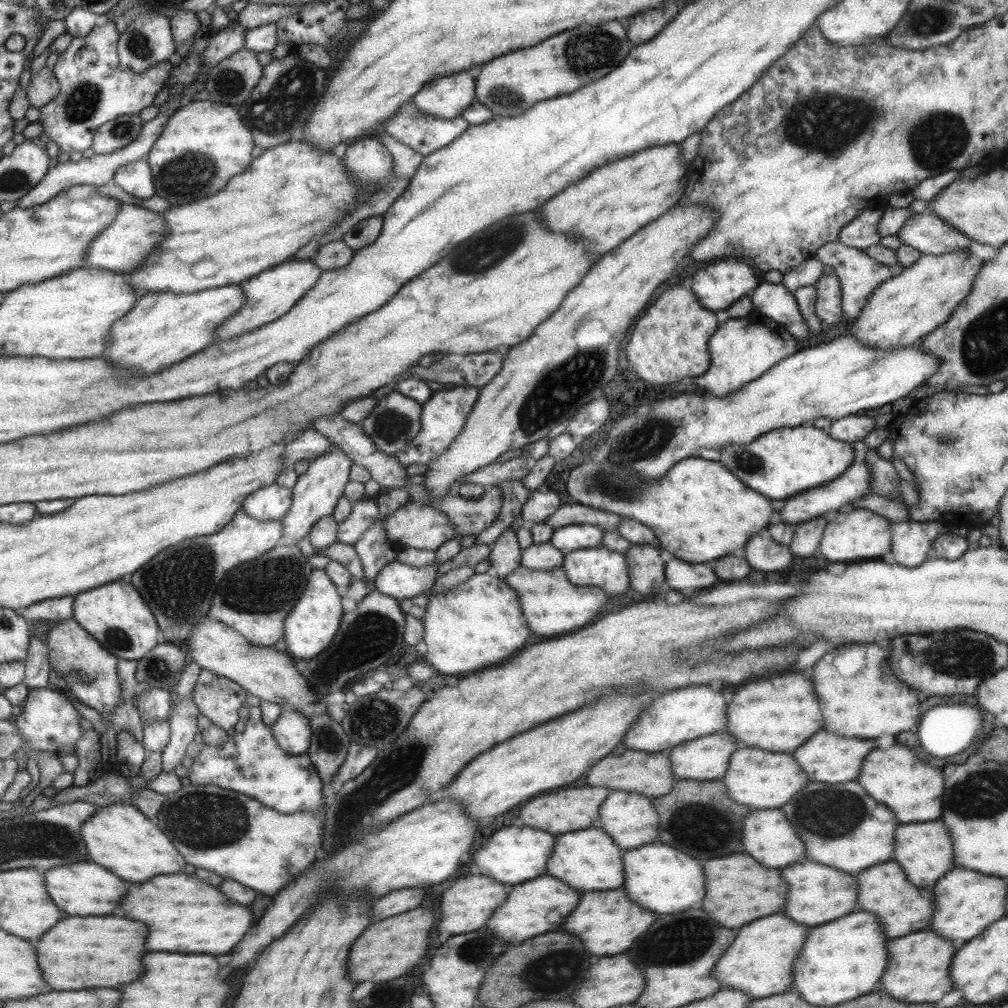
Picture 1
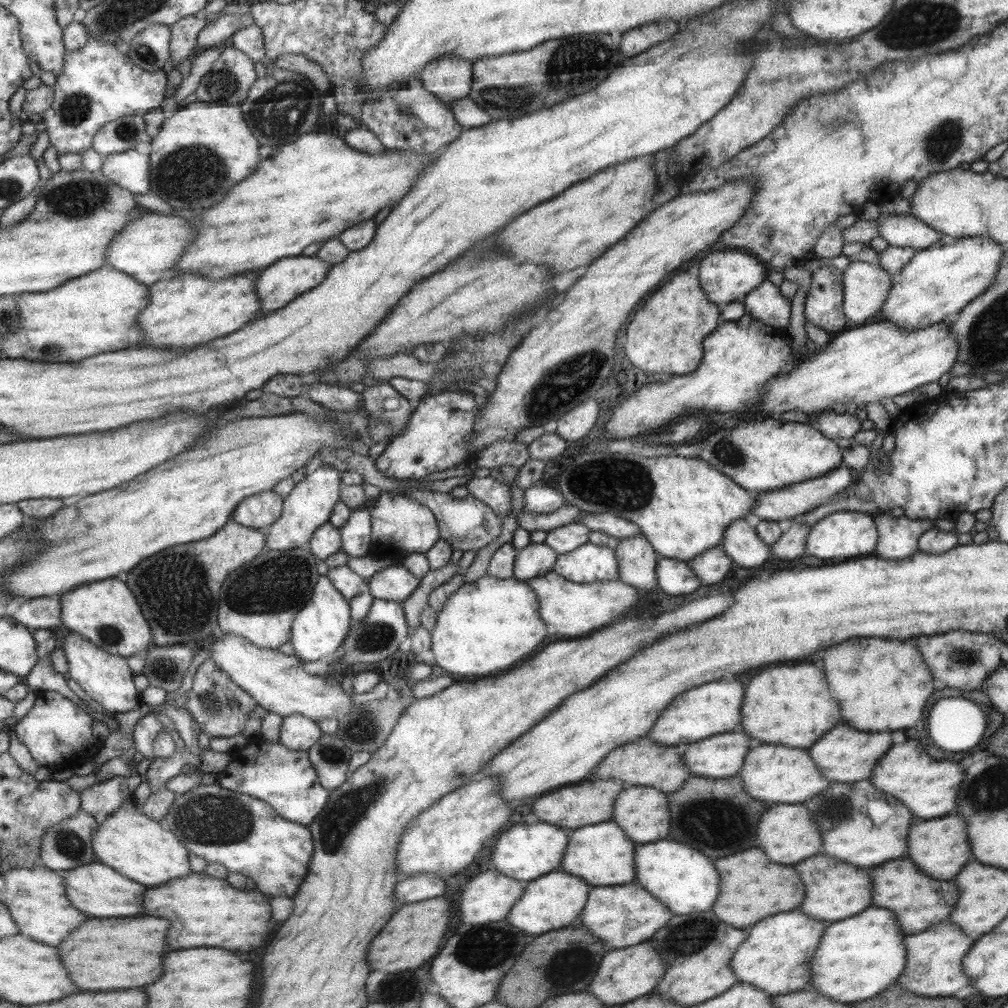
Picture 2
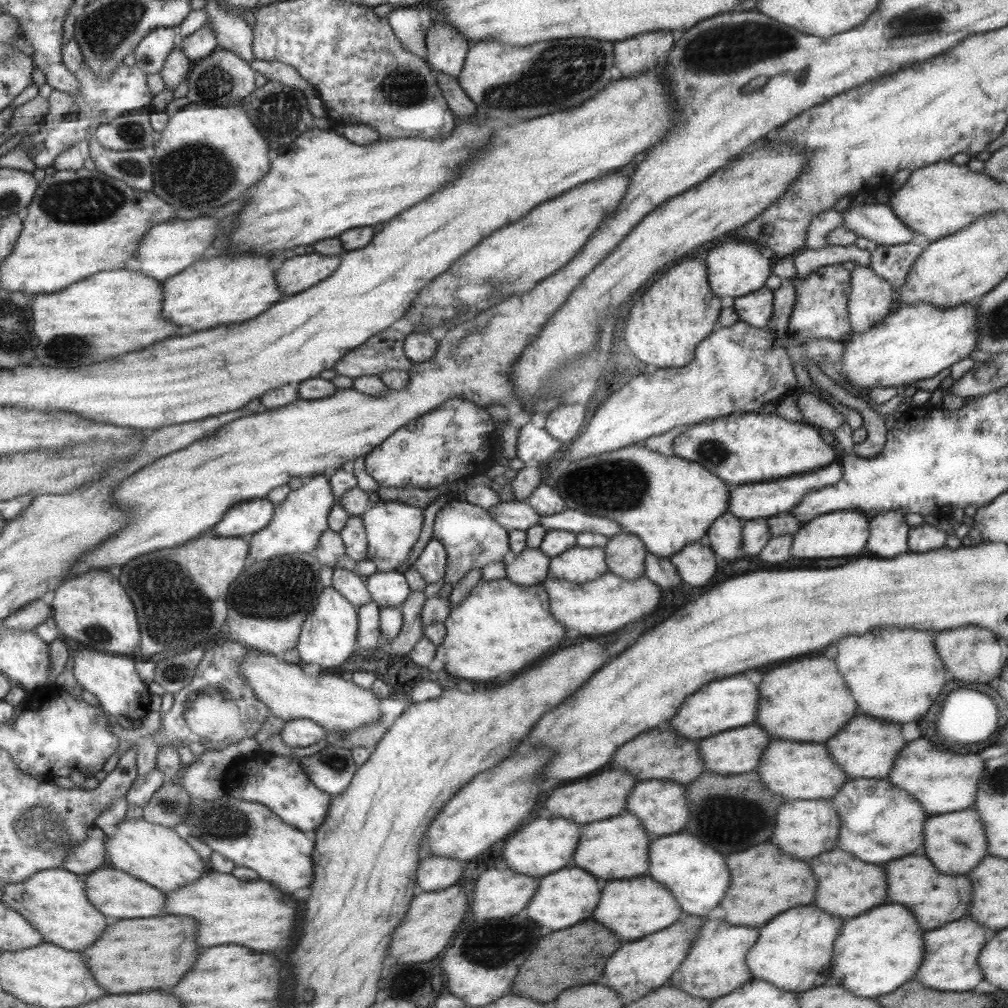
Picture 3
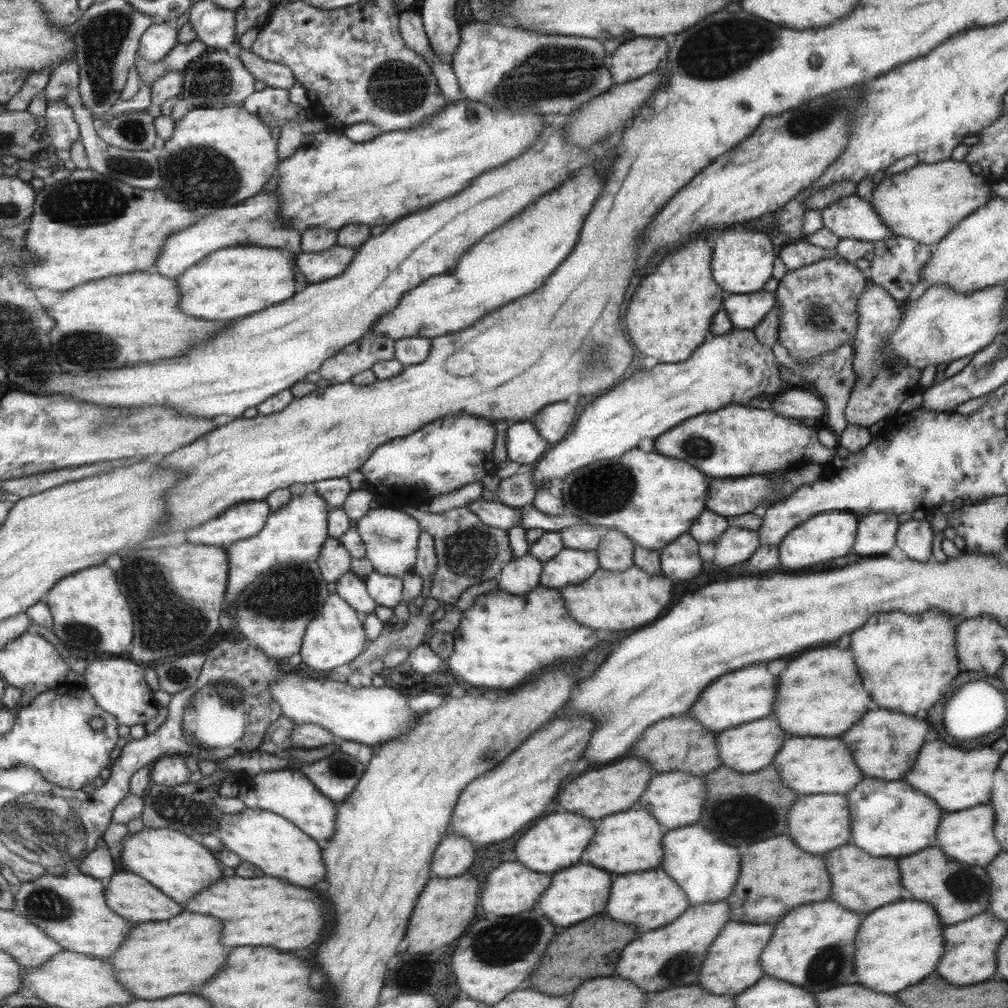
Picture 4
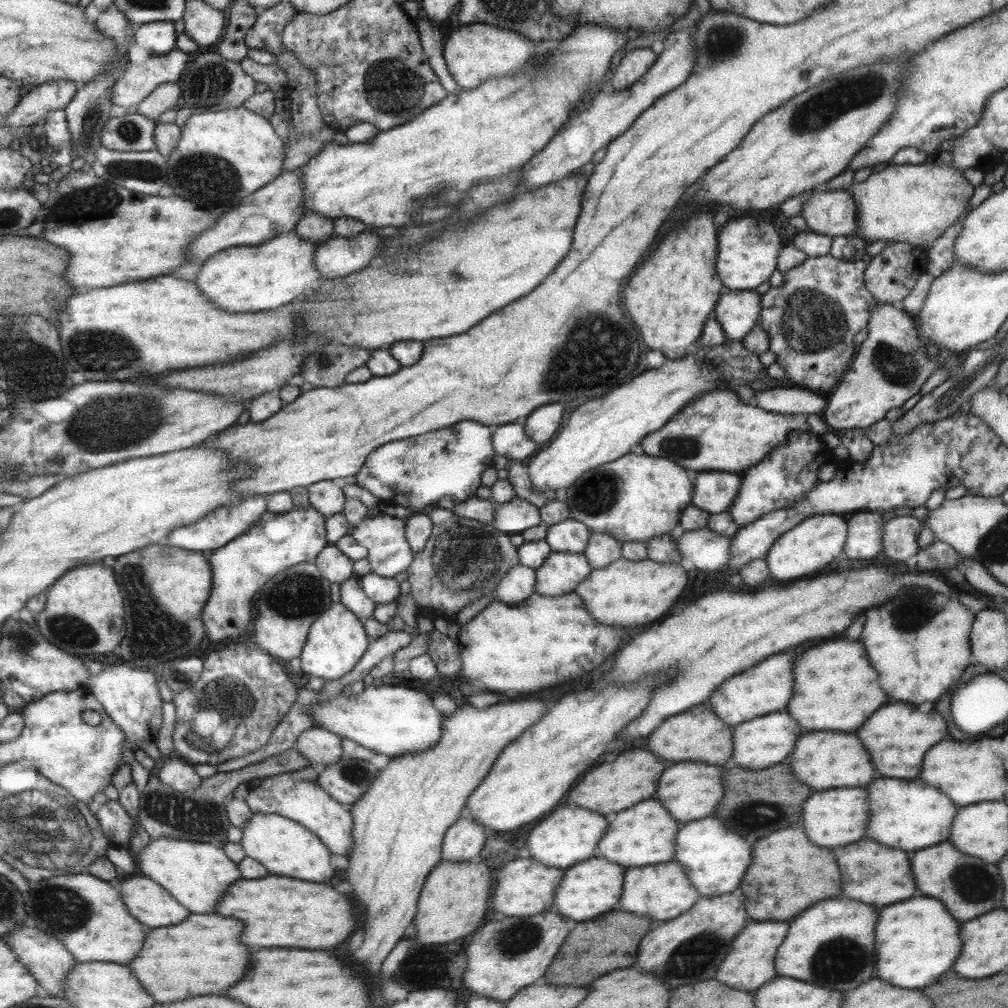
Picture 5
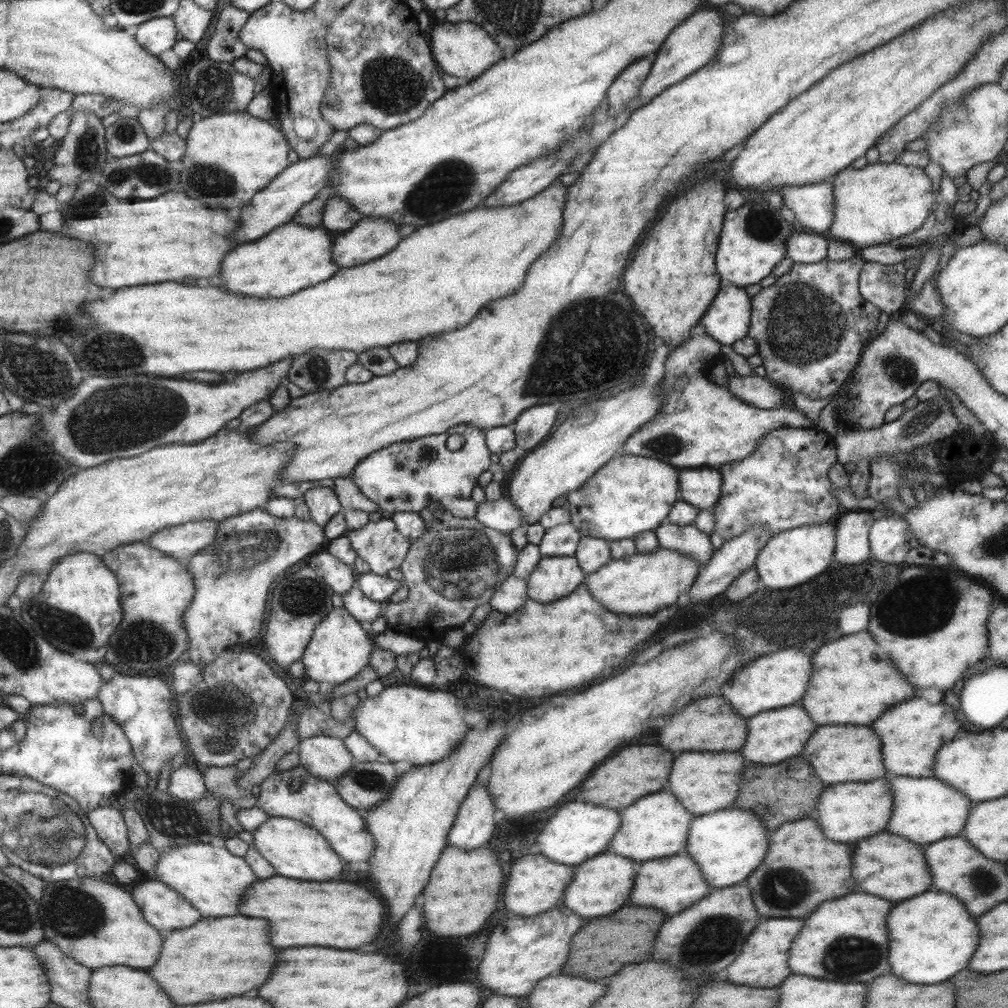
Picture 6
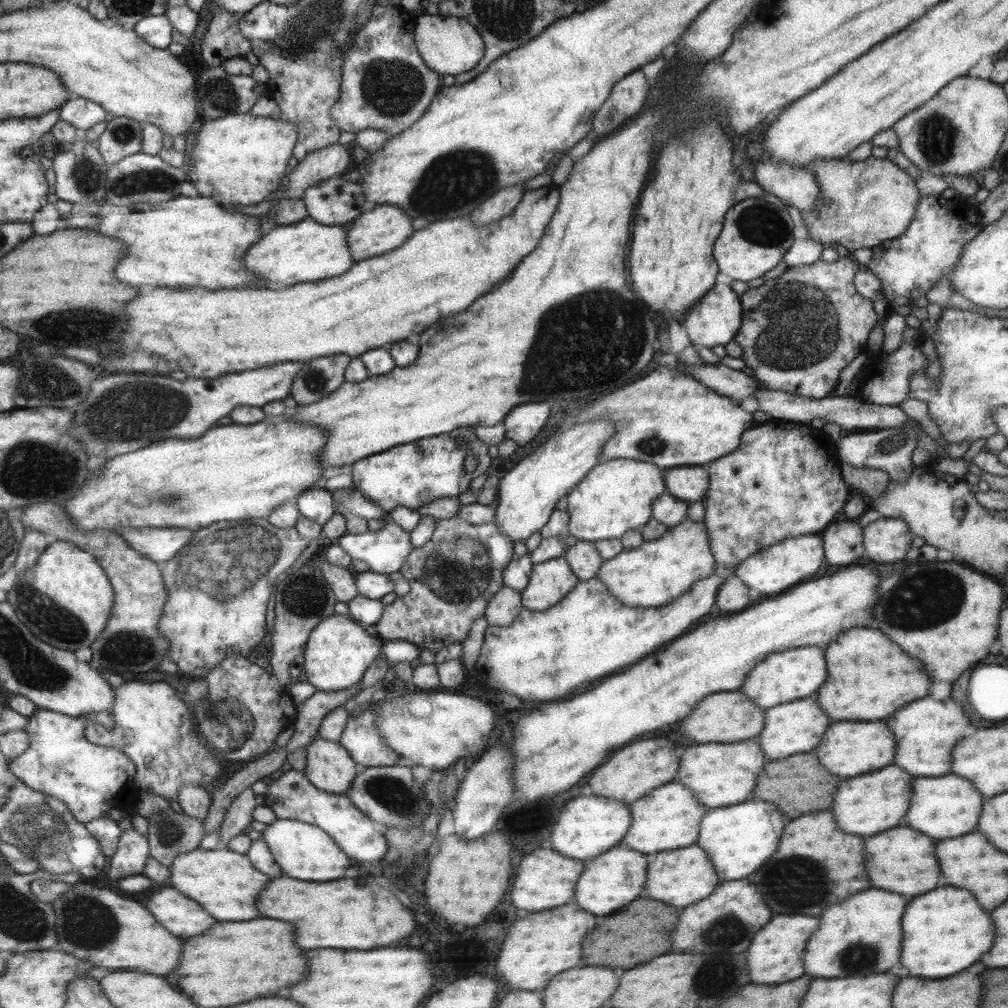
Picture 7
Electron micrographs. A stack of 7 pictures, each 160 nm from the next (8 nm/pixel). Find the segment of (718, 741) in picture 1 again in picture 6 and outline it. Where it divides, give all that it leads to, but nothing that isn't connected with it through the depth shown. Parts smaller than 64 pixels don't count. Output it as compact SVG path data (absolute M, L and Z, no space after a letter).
M801 702L764 710L747 719L747 736L739 749L748 764L772 765L799 754L817 724L809 718Z

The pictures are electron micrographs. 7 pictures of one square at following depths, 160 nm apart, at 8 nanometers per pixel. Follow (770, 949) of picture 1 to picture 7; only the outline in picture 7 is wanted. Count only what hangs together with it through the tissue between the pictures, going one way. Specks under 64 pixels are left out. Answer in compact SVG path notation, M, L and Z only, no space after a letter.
M863 890L845 898L841 904L823 910L821 924L807 940L803 956L804 973L819 978L843 978L871 972L905 976L901 966L901 916L907 898L887 890Z

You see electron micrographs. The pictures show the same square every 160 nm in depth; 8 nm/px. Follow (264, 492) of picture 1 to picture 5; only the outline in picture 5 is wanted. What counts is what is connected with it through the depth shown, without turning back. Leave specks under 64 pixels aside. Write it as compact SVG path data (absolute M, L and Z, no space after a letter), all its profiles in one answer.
M266 494L248 495L245 501L235 507L217 508L195 525L184 526L175 530L166 542L169 542L171 546L178 546L185 550L201 550L207 553L223 548L229 542L235 541L235 538L239 538L243 532L246 532L255 520L261 518L263 512L267 511L267 497Z

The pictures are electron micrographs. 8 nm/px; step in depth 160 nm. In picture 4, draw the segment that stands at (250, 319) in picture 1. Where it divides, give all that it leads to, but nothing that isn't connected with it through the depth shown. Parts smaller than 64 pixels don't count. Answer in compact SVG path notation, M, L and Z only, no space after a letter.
M333 246L319 252L297 253L296 268L308 283L317 283L341 274L358 247Z

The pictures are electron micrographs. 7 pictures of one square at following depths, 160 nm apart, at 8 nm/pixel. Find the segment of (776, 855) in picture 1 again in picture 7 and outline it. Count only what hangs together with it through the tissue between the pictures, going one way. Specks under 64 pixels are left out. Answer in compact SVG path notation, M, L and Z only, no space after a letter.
M885 766L883 770L875 770L871 774L845 778L839 782L837 792L833 794L833 814L839 830L857 834L857 836L873 836L893 826L901 826L905 818L905 810L909 806L911 794L911 775L903 772L899 766Z

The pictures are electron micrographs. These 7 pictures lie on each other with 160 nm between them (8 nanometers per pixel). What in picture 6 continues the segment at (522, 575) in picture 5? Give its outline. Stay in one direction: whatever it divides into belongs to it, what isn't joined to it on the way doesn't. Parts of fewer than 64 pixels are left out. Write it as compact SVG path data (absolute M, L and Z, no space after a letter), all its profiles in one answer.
M511 574L489 599L490 608L501 614L511 614L524 606L527 582Z

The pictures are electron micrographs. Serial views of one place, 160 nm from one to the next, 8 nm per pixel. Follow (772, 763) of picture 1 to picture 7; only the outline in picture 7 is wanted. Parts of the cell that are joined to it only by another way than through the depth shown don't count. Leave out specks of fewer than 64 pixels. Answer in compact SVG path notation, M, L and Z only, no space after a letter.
M833 722L823 734L819 746L815 748L818 762L831 774L840 778L865 774L871 770L879 770L893 762L895 756L895 740L889 728L883 722Z

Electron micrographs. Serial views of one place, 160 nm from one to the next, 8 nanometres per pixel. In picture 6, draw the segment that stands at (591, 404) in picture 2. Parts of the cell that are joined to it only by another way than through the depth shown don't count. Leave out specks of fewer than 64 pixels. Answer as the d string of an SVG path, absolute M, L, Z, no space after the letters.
M541 404L523 410L523 414L519 414L517 420L511 423L517 451L520 454L526 453L535 449L543 438L547 438L555 416L557 410L551 404Z

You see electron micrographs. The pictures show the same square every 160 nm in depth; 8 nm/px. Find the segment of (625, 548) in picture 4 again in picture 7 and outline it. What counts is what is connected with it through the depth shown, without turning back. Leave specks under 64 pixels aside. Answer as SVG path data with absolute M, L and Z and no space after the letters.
M578 540L564 552L563 557L578 581L595 577L604 561L595 550L593 542Z

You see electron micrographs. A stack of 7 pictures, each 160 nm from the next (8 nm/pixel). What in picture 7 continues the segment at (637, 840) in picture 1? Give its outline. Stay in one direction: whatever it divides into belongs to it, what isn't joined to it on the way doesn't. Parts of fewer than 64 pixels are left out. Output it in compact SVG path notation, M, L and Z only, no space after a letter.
M756 737L739 742L694 743L680 752L676 780L681 781L708 809L736 805L751 796L766 756Z

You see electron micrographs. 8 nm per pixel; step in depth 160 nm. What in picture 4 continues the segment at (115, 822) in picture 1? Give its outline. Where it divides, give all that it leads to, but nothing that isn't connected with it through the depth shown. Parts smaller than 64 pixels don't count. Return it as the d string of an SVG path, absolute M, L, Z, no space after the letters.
M146 827L139 834L129 834L122 844L123 870L146 878L181 904L187 904L189 900L197 898L199 892L213 886L219 878L228 873L216 852L203 846L197 838L177 829Z

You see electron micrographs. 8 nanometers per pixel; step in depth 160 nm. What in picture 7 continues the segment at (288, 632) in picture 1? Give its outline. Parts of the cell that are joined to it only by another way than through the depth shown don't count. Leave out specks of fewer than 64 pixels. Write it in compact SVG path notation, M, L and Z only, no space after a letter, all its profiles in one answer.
M348 615L323 618L307 640L301 678L316 690L345 690L361 680L367 667L381 655L382 641L370 636L366 628Z

